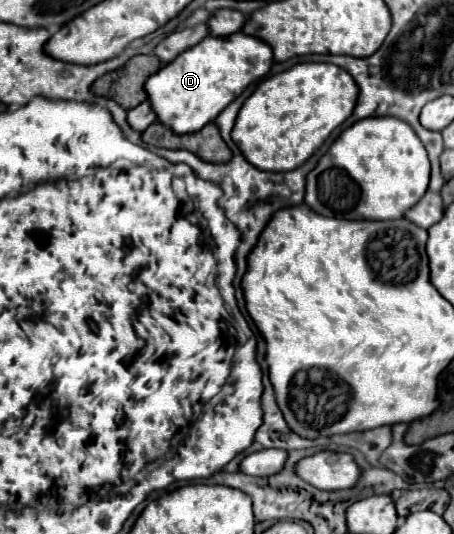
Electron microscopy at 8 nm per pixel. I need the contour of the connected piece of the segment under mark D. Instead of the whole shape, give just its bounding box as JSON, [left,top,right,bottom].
[144,32,272,134]

